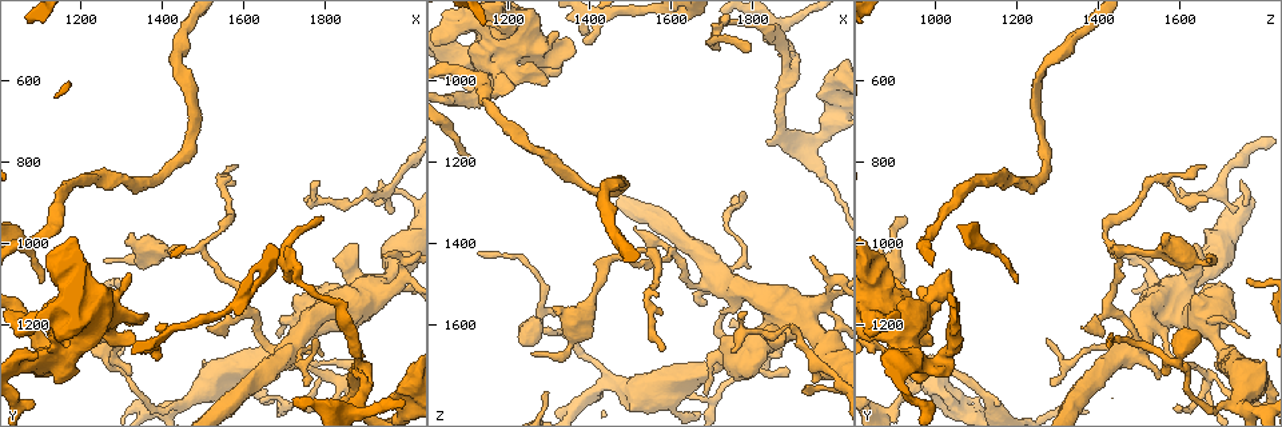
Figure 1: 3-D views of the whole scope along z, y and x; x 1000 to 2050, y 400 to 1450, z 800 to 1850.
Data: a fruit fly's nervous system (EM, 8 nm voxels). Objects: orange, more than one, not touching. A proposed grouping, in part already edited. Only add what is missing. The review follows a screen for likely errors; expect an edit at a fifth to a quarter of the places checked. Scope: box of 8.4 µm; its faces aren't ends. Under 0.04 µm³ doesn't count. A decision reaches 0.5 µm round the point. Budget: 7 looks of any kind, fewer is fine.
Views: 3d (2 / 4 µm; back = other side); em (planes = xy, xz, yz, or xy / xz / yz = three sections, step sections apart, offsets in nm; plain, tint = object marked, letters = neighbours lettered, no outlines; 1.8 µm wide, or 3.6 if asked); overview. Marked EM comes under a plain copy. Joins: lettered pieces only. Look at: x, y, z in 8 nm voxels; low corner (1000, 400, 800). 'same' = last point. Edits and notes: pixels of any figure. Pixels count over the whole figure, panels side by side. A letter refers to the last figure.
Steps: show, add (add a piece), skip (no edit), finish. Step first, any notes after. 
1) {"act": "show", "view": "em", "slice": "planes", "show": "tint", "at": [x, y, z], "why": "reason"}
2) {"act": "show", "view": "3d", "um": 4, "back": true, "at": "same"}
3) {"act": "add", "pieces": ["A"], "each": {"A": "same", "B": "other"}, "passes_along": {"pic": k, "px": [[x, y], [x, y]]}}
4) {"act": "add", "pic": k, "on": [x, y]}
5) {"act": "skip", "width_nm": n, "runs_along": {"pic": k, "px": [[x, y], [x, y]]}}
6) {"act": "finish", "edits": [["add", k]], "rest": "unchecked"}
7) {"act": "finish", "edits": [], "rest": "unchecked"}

{"act": "show", "view": "3d", "um": 2, "at": [1875, 1005, 1635], "why": "stops while still wide"}

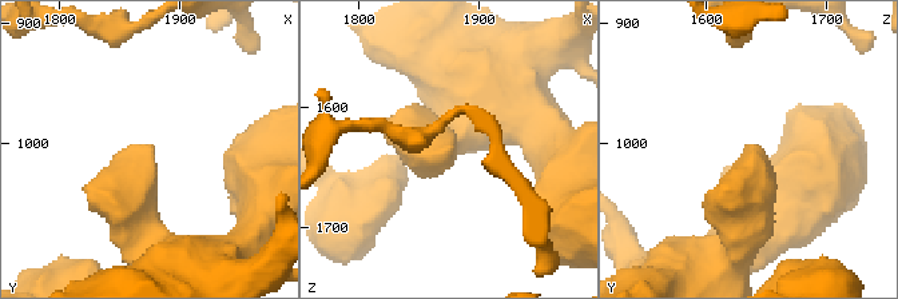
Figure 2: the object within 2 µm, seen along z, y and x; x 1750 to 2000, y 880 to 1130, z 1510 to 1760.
{"act": "show", "view": "em", "slice": "yz", "step": 8, "show": "letters", "at": [1872, 1006, 1644]}

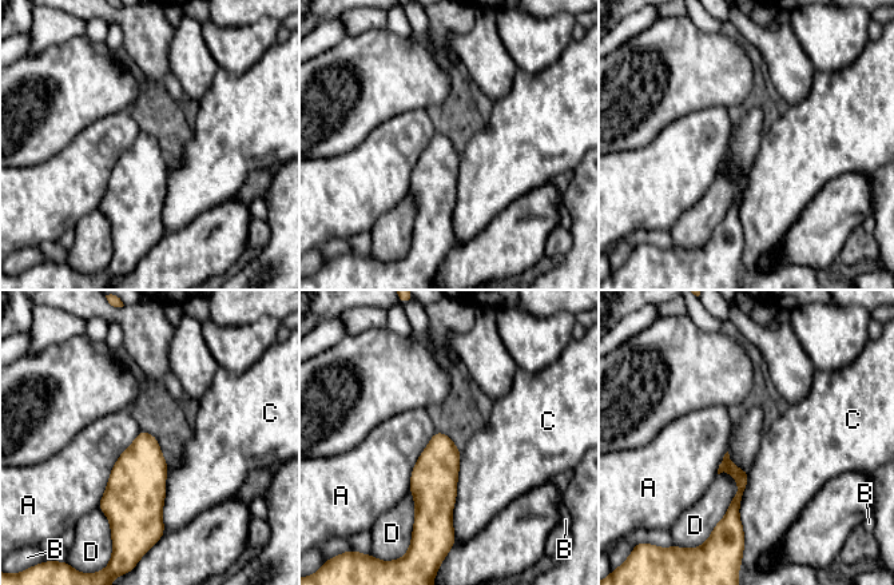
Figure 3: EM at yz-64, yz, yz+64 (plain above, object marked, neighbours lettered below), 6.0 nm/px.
{"act": "skip", "width_nm": 240, "longest_contact_nm": ["A", 550], "each": {"A": "other", "B": "other", "C": "other", "D": "other"}, "found": "none of them fits"}

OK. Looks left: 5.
{"act": "show", "view": "3d", "um": 4, "back": true, "at": [1885, 1300, 975], "why": "a fork"}

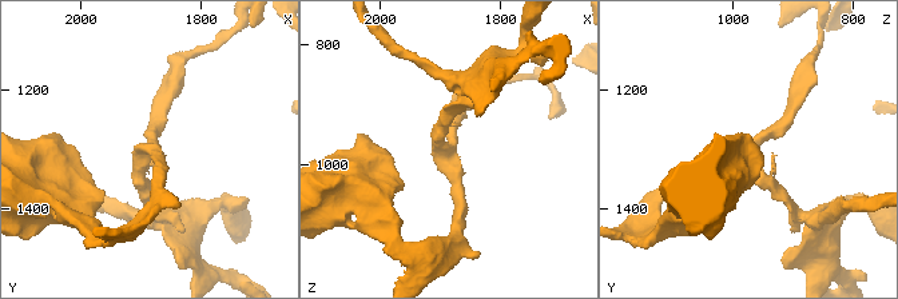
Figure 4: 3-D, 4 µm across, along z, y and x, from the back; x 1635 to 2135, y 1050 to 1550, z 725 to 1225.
{"act": "show", "view": "em", "slice": "planes", "show": "tint", "at": [1885, 1295, 980], "arms": 3}

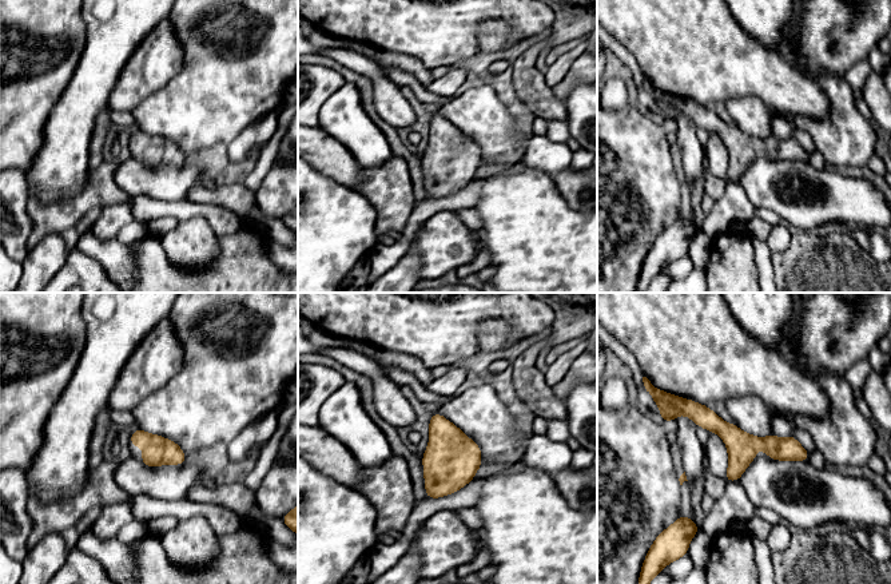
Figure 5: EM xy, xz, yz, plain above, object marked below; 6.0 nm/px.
{"act": "show", "view": "em", "slice": "planes", "show": "letters", "at": "same", "why": "what lies round it"}

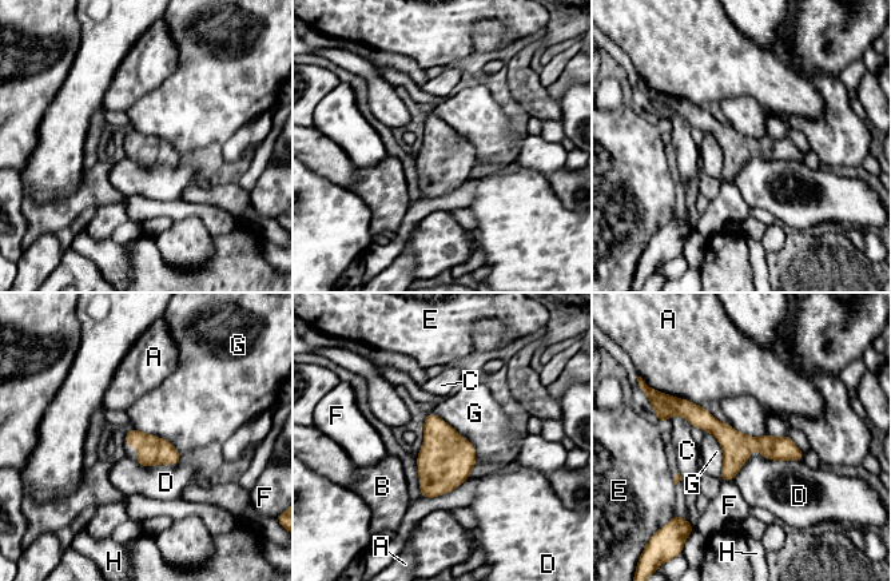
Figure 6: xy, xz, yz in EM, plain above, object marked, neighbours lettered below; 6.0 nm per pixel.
{"act": "skip", "each": {"A": "other", "B": "other", "C": "other", "D": "other", "E": "other", "F": "other", "G": "other", "H": "other"}, "runs_along": {"pic": 6, "px": [[667, 414], [687, 409], [734, 442], [800, 457]]}, "found": "no lettered piece goes on from it"}

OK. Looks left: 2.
{"act": "show", "view": "em", "slice": "yz", "step": 4, "show": "tint", "at": [1140, 1280, 950]}

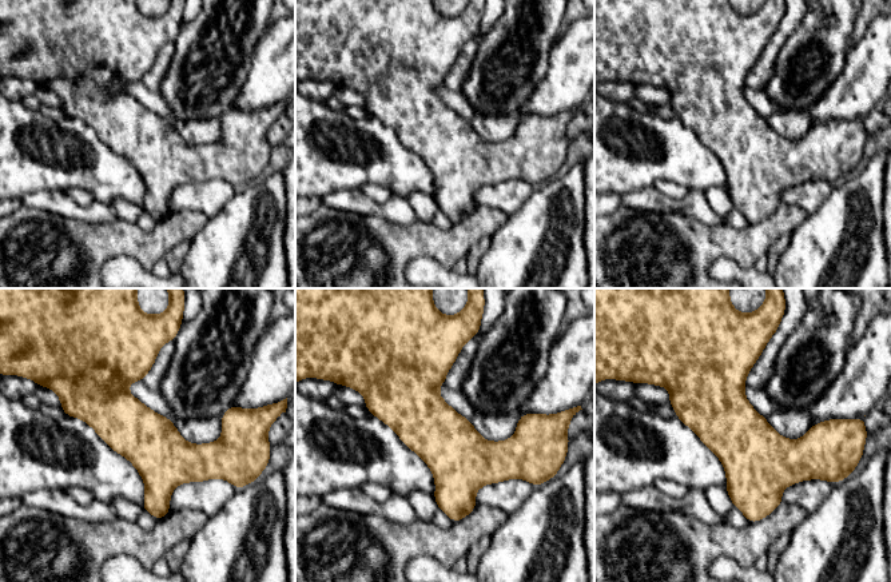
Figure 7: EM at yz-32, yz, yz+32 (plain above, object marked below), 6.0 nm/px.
{"act": "show", "view": "em", "slice": "planes", "show": "letters", "at": "same"}

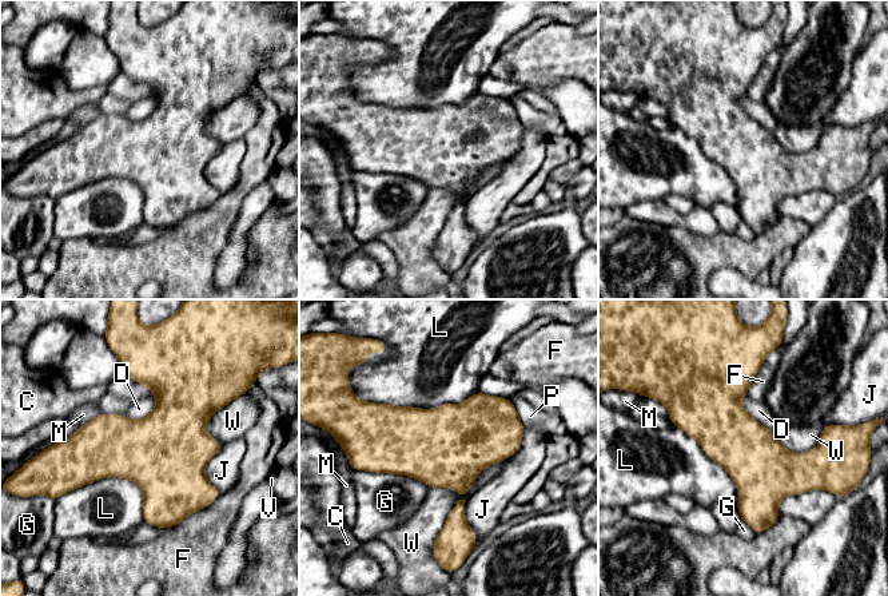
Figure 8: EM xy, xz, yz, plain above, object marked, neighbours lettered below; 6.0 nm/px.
{"act": "skip", "longest_contact_nm": ["W", 500], "each": {"C": "other", "D": "other", "F": "other", "G": "other", "J": "other", "L": "other", "M": "other", "P": "other", "V": "other", "W": "other"}, "border": {"pic": 8, "px": [[67, 492], [128, 477], [143, 521]]}, "found": "none of them fits"}

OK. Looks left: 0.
{"act": "finish", "edits": [], "rest": "unchecked"}

